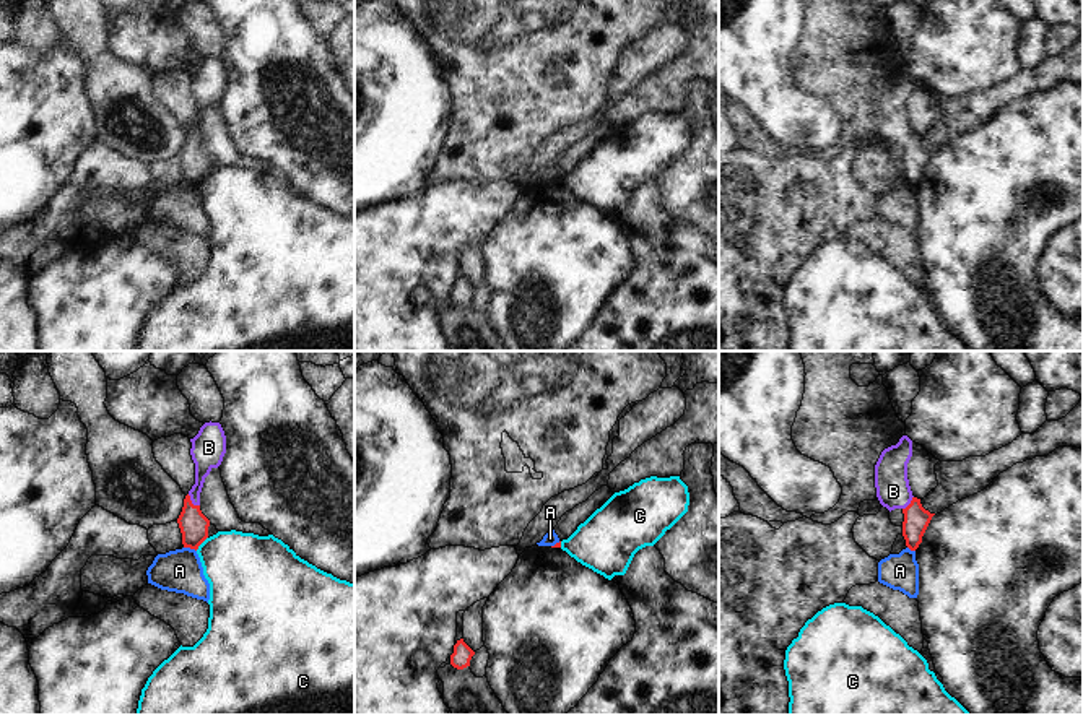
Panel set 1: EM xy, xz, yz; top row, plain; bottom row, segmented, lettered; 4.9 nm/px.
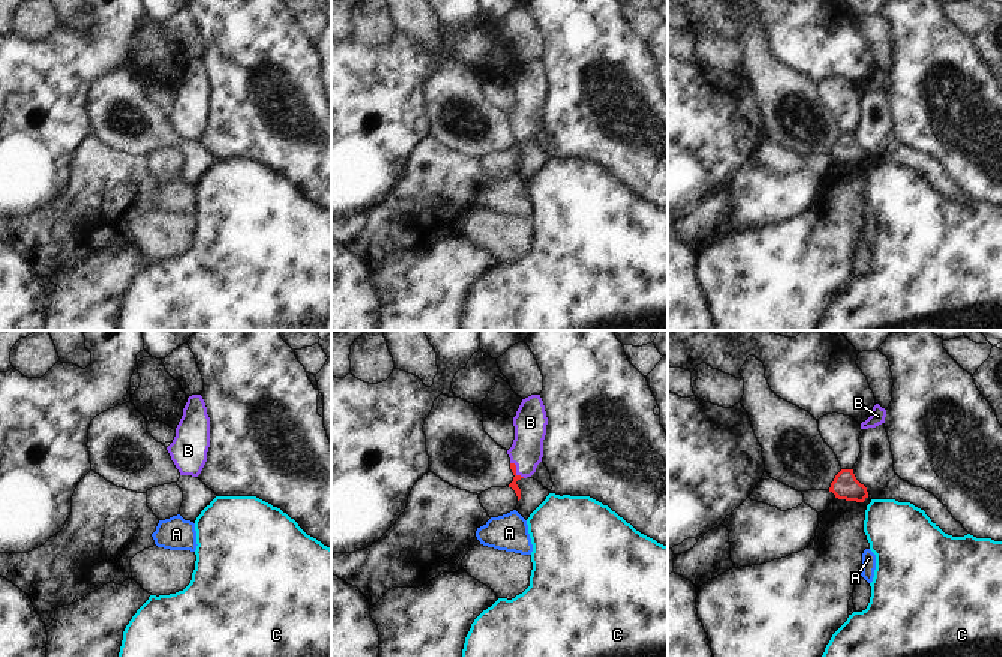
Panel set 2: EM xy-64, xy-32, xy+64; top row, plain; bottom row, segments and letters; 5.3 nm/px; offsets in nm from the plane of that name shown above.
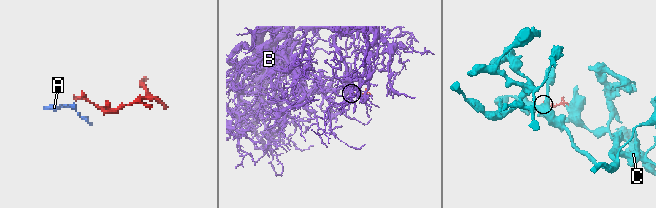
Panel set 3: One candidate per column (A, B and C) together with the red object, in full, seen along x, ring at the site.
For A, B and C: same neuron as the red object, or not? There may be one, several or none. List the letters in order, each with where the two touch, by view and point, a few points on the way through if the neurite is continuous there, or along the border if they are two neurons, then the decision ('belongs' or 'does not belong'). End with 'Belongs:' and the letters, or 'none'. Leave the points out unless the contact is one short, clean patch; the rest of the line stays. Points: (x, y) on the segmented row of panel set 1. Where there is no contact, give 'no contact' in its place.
A: meets red in xy at (191, 548); border along xy (184, 546), (195, 551); does not belong
B: meets red in xy at (191, 502); runs through xy (194, 525), (191, 520), (191, 502), (199, 485), (205, 455); belongs
C: meets red in xy at (202, 541); border along xy (207, 537), (195, 550); does not belong
Belongs: B

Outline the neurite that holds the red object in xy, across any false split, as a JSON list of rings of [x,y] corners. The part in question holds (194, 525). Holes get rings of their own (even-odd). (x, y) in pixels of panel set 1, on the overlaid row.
[[[205,422],[198,434],[190,439],[190,455],[195,463],[195,484],[184,499],[182,512],[177,518],[184,548],[198,549],[208,538],[210,520],[200,510],[200,492],[205,478],[218,468],[226,453],[226,436],[220,422]]]

